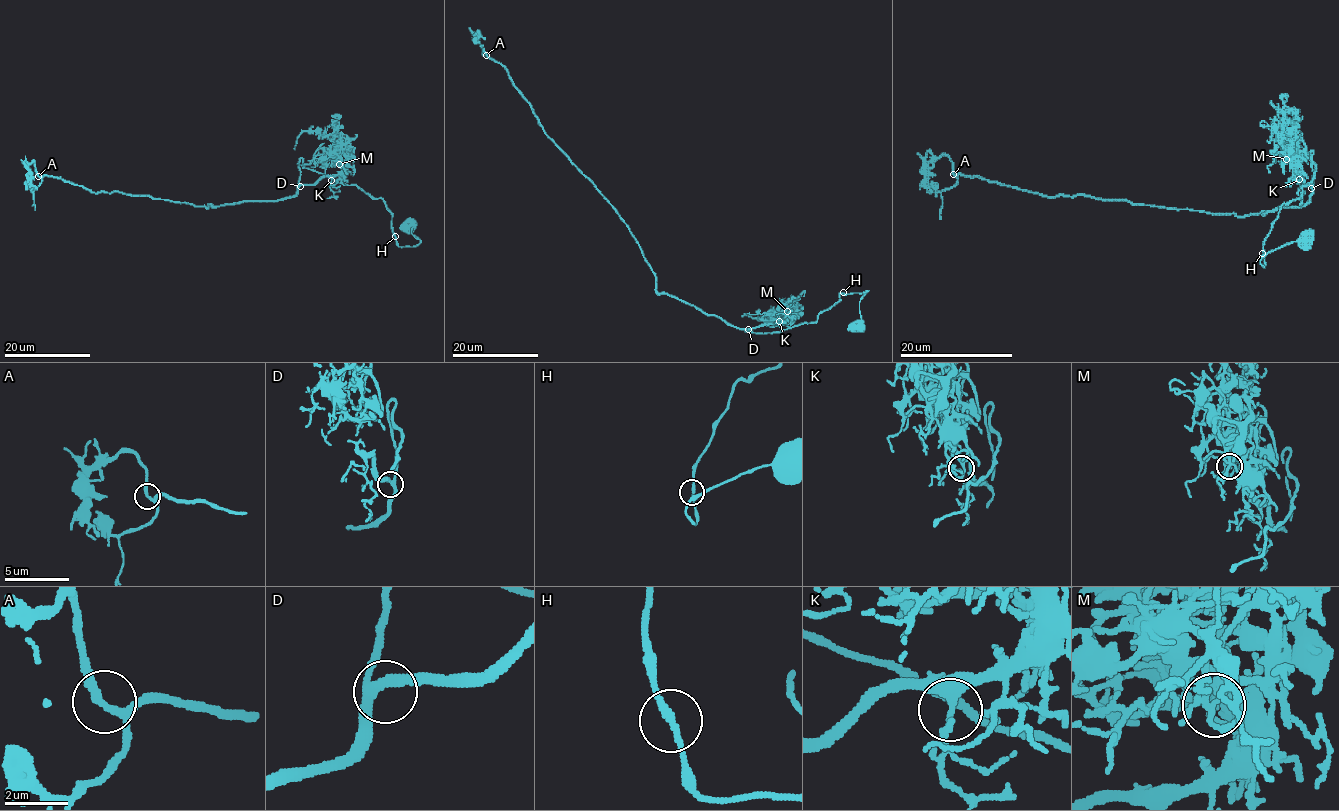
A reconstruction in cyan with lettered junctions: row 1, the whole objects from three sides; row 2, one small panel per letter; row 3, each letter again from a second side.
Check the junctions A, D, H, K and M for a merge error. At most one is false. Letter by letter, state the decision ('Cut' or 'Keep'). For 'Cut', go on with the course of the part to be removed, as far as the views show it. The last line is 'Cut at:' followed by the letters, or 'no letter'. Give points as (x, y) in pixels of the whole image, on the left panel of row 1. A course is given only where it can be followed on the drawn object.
A: Keep
D: Keep
H: Keep
K: Keep
M: Cut. Course of the part to remove: (339, 164), (344, 145), (333, 135), (303, 131), (297, 139), (295, 150)
Cut at: M

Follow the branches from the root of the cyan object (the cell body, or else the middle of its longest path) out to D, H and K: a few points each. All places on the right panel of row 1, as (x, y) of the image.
D: (1305, 240), (1260, 262), (1280, 208), (1313, 178), (1312, 151), (1311, 188)
H: (1305, 240), (1287, 243), (1268, 251), (1260, 261), (1264, 267), (1263, 253)
K: (1305, 240), (1260, 262), (1280, 208), (1313, 178), (1312, 151), (1313, 182), (1299, 179)

